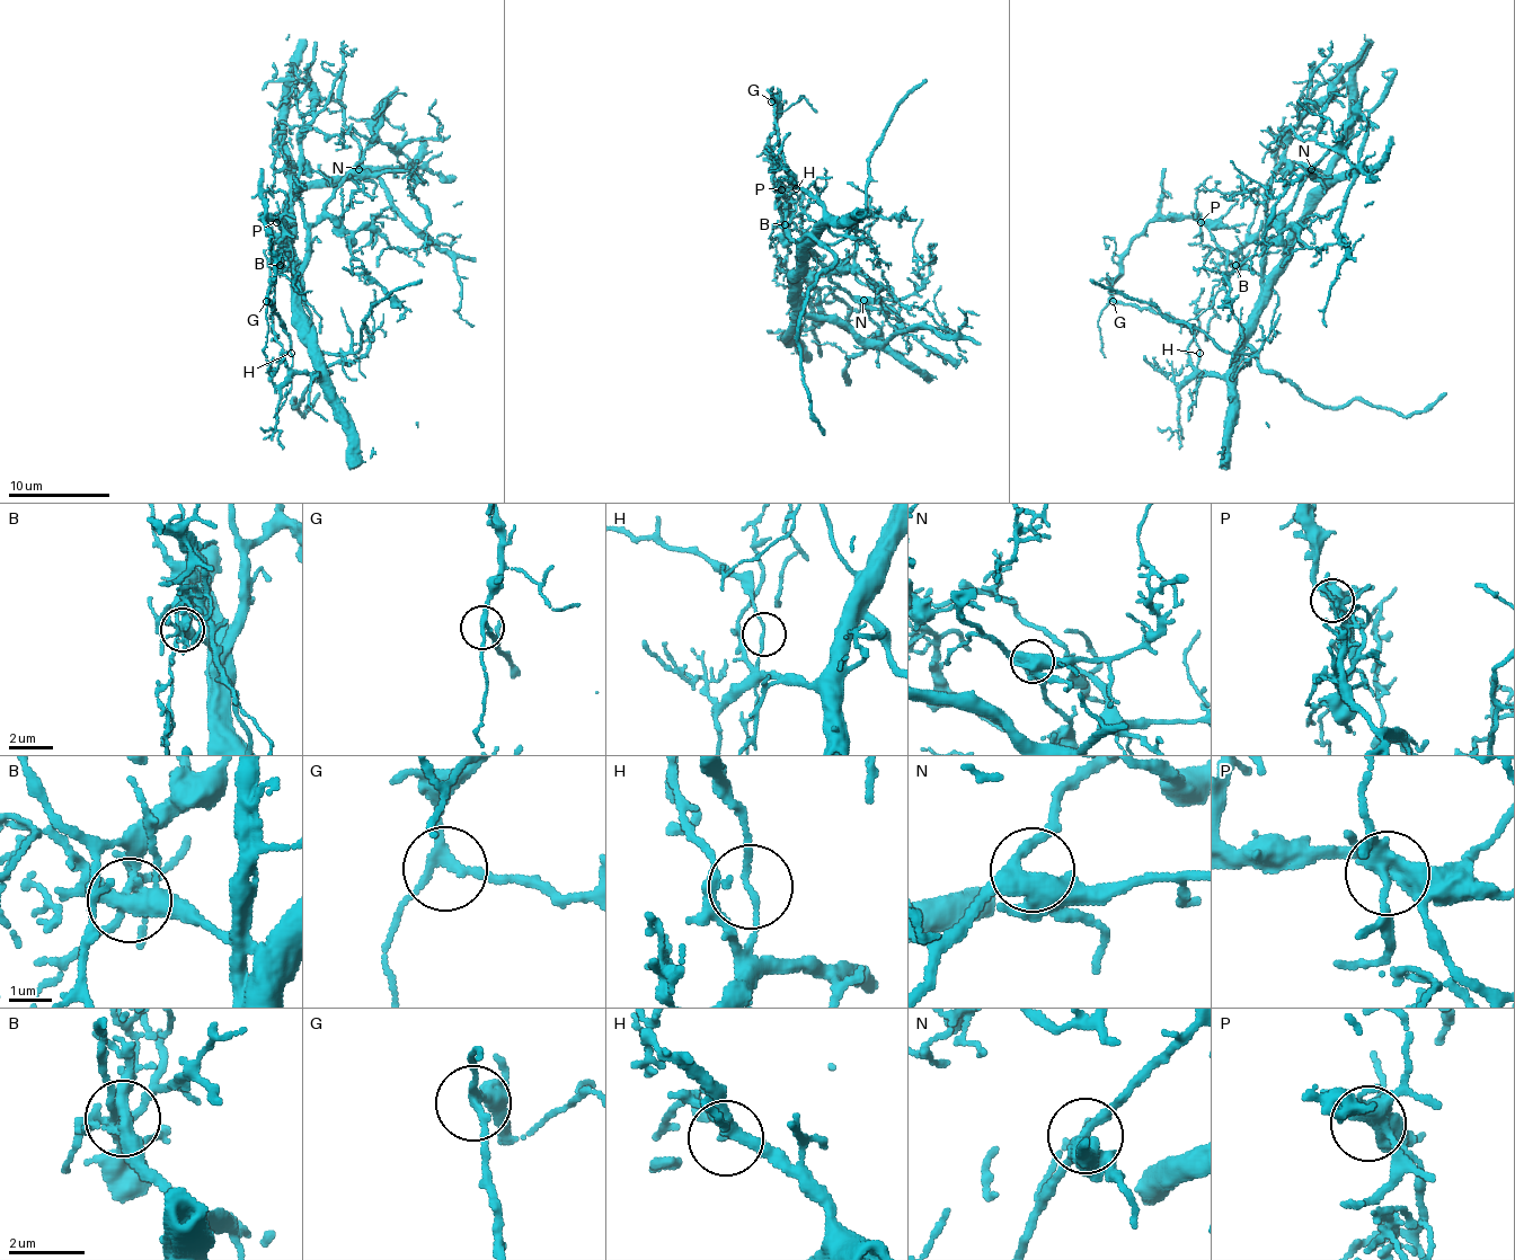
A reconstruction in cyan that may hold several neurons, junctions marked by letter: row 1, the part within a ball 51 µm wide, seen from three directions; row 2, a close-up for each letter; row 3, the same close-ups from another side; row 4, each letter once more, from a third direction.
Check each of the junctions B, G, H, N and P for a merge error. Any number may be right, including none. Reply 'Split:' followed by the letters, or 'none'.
Split: B, H, P

